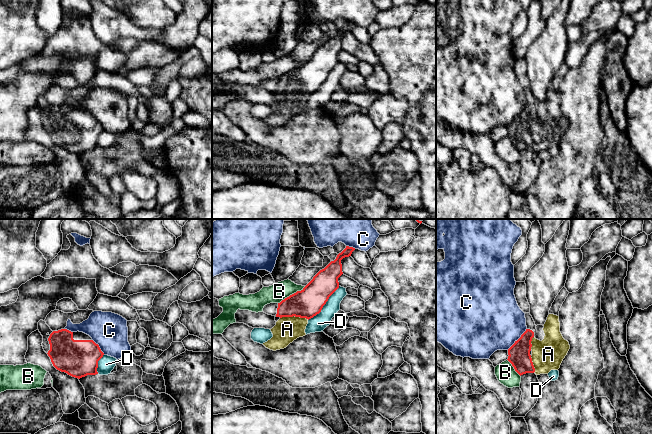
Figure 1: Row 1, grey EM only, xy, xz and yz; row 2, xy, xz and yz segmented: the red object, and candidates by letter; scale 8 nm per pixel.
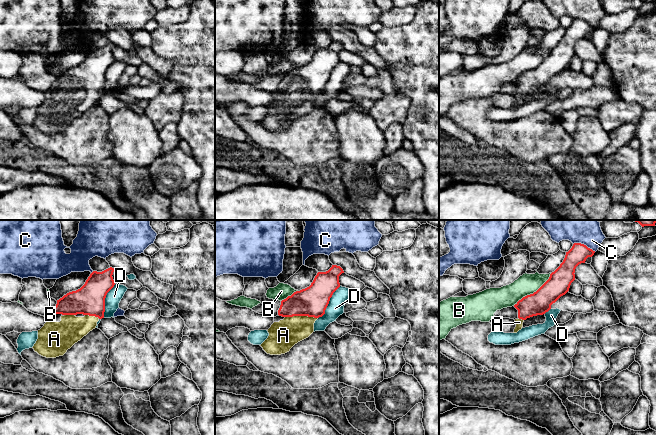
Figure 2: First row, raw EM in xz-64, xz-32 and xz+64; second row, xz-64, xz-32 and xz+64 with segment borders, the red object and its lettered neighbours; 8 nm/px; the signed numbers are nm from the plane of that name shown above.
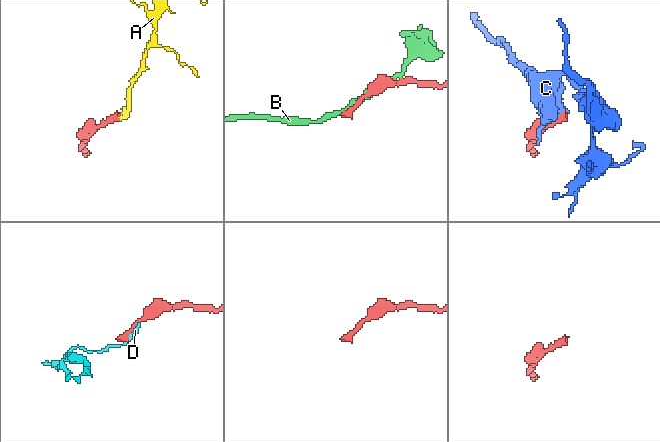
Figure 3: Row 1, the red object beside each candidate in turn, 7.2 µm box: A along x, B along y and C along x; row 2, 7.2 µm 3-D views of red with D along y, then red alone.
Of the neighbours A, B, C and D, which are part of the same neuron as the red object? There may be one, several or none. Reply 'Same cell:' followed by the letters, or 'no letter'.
Same cell: A

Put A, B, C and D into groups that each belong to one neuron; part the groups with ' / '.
A / B / C / D

